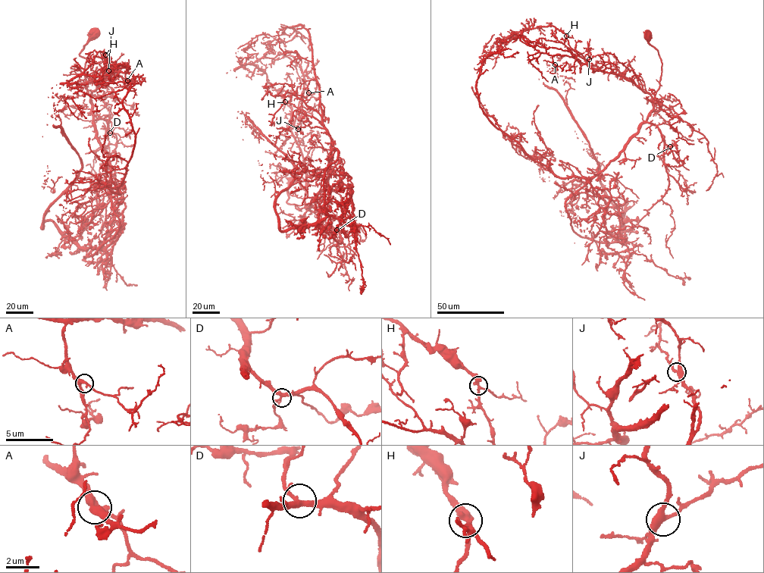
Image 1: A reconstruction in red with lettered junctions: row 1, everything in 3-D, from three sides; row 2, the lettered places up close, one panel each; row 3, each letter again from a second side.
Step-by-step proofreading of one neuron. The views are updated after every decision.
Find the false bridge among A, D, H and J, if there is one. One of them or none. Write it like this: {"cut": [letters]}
{"cut": ["H"]}

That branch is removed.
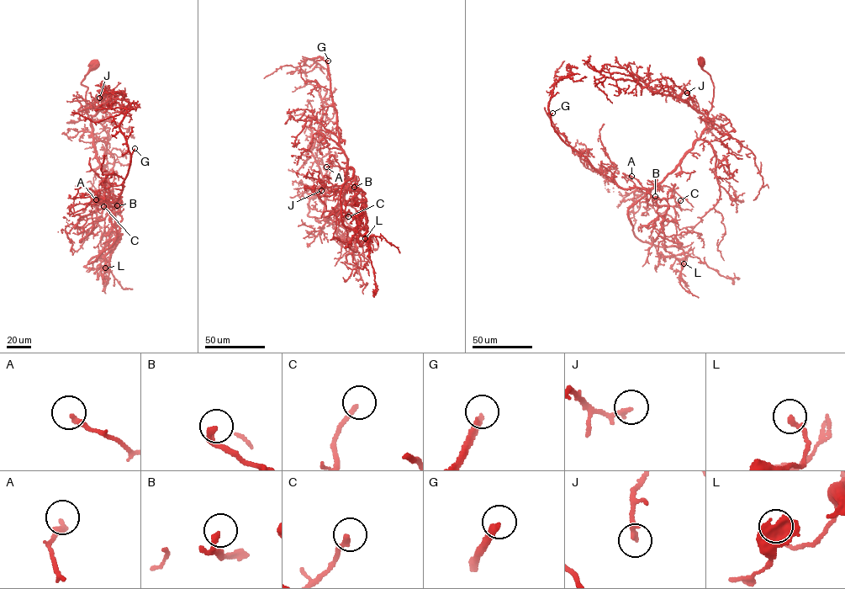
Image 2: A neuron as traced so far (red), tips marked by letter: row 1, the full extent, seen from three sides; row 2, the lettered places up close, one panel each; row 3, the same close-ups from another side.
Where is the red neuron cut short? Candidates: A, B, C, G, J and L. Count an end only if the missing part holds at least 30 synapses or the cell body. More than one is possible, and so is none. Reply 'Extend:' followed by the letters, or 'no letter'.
Extend: G

